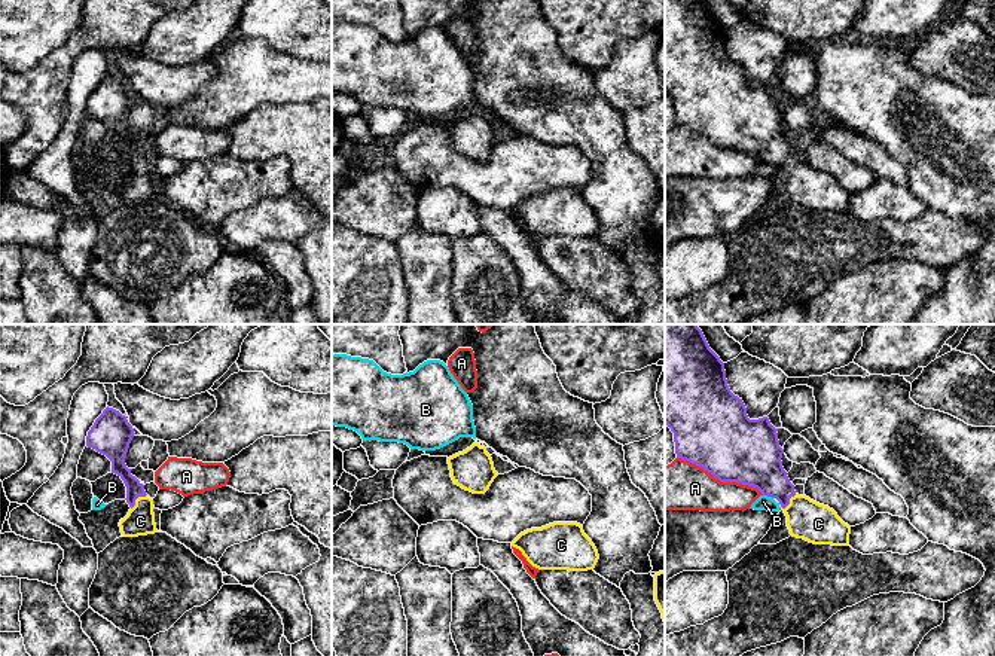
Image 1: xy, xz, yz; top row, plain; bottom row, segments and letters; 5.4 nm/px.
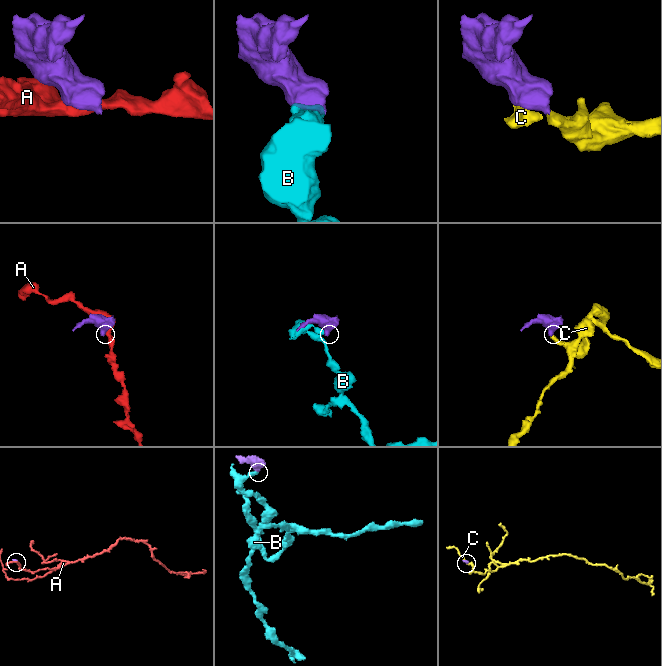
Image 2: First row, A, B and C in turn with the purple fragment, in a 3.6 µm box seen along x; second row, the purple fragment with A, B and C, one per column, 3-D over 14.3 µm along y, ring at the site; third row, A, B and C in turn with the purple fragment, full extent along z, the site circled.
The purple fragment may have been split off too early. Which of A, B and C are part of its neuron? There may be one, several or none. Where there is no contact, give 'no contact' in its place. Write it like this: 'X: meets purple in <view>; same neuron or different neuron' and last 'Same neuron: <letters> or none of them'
A: meets purple in yz; different neuron
B: meets purple in yz; different neuron
C: meets purple in xy; same neuron
Same neuron: C

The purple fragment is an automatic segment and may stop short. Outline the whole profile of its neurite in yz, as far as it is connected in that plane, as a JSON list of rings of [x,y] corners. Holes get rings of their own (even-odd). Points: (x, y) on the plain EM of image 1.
[[[665,0],[665,91],[674,100],[677,125],[696,131],[720,149],[738,149],[757,155],[761,162],[776,165],[787,183],[790,201],[814,211],[848,213],[851,193],[828,173],[806,162],[799,162],[782,134],[784,116],[779,113],[778,95],[767,83],[750,86],[747,74],[735,62],[726,46],[724,30],[709,15],[703,0]]]

